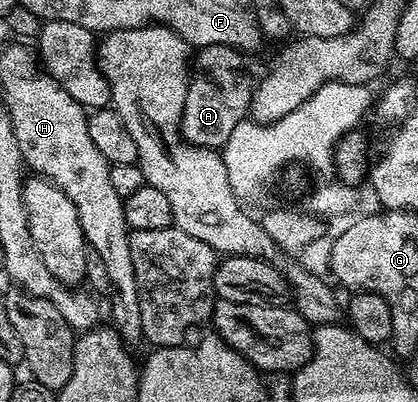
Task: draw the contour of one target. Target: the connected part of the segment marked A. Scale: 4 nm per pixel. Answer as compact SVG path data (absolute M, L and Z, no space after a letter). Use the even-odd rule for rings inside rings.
M202 47L190 67L180 136L195 147L223 148L236 126L245 122L252 106L254 78L244 68L245 56L234 47Z

